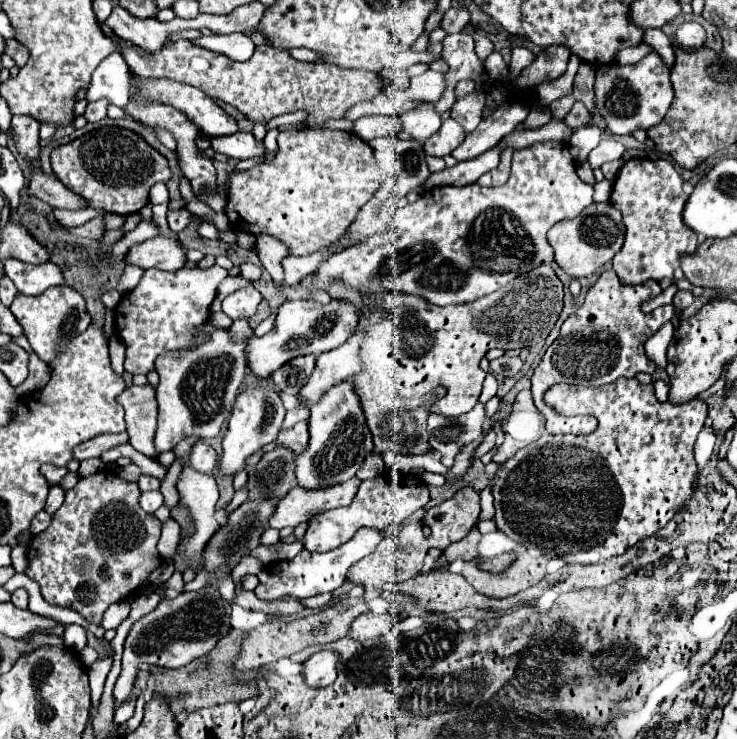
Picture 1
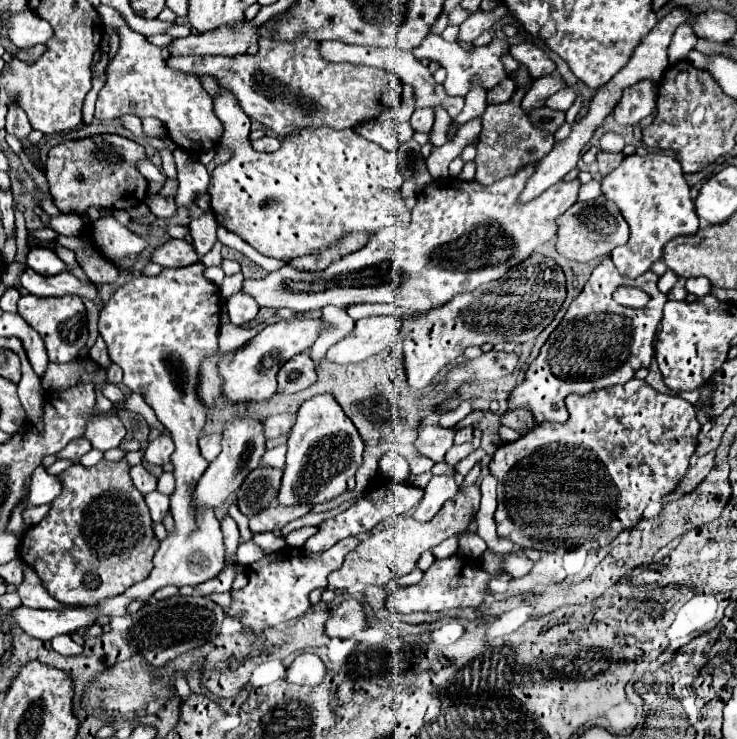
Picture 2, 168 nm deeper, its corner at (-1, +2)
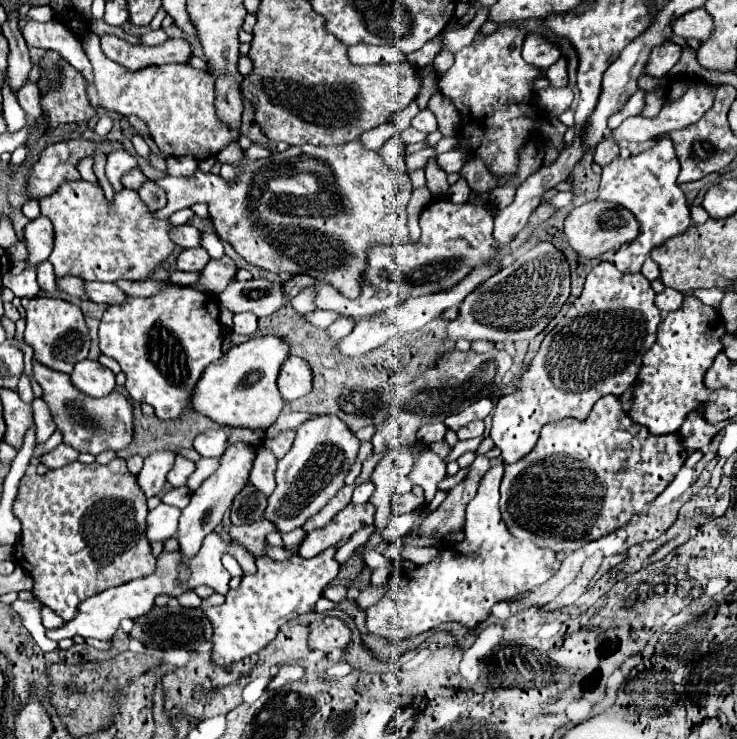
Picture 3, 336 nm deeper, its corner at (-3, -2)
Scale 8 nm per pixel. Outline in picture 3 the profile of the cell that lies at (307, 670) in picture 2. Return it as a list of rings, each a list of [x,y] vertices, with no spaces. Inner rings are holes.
[[[286,664],[280,668],[280,672],[274,676],[274,680],[270,682],[270,690],[276,690],[276,688],[282,688],[284,684],[288,682],[294,682],[294,680],[300,680],[302,676],[306,674],[306,670],[300,666],[300,664]]]

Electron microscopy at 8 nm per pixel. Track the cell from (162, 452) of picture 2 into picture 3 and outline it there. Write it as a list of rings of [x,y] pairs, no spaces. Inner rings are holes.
[[[168,450],[152,452],[150,456],[144,458],[144,468],[140,470],[140,474],[136,478],[138,478],[138,484],[144,490],[146,498],[156,496],[162,490],[162,486],[166,482],[166,474],[174,466],[174,460],[176,460],[176,454],[168,452]]]

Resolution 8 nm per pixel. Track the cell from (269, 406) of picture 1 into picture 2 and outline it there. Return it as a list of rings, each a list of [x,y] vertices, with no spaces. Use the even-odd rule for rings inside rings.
[[[236,418],[226,424],[224,436],[222,436],[222,452],[214,462],[210,462],[208,470],[200,476],[194,494],[192,494],[192,512],[204,512],[204,510],[216,510],[222,506],[234,492],[238,492],[244,478],[260,466],[260,458],[266,452],[266,438],[262,436],[262,420],[252,418]]]

